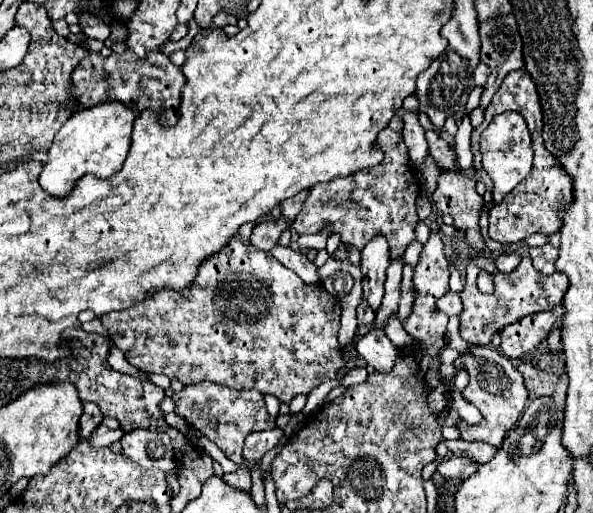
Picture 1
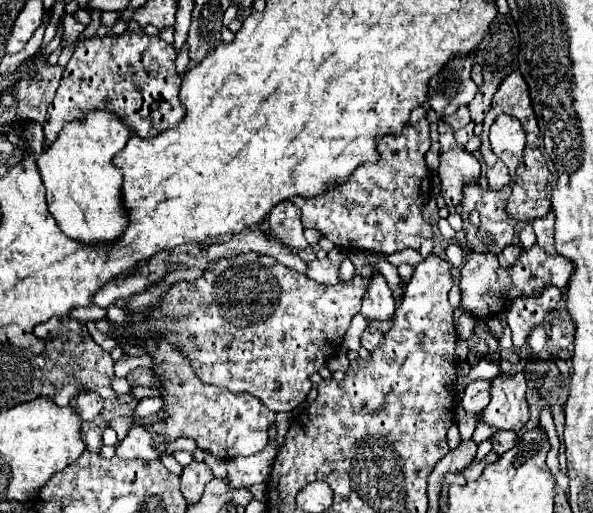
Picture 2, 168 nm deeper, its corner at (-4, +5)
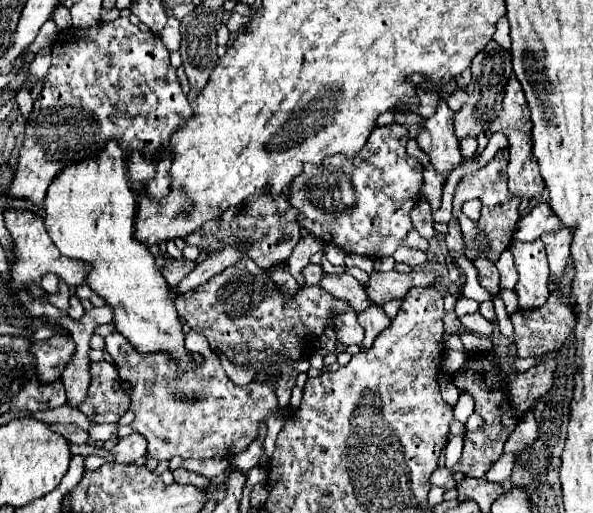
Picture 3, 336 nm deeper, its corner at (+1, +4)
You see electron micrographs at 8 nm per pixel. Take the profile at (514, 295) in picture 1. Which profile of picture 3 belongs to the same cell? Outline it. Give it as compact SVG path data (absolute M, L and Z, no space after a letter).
M561 227L559 233L545 235L545 249L547 249L547 259L549 259L549 269L553 279L561 277L567 267L571 255L569 245L571 245L571 231L567 231L567 227Z

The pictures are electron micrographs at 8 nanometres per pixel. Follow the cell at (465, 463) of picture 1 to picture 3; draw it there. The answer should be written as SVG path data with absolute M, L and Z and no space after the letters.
M513 453L501 455L491 465L491 469L485 473L485 479L487 481L493 481L493 483L499 483L499 485L505 485L509 481L509 475L511 475L511 469L513 469L513 461L515 461L515 455Z

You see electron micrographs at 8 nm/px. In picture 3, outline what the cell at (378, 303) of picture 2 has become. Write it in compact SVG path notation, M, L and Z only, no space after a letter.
M369 305L365 311L357 313L361 327L365 329L365 339L363 339L363 349L371 347L373 341L377 339L377 335L391 323L389 317L385 315L381 305Z

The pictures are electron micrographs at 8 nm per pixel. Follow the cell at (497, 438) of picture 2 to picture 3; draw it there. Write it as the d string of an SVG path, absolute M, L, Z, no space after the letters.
M535 407L531 411L525 413L525 417L521 417L517 429L509 435L507 443L505 443L505 453L517 453L521 451L523 447L531 445L535 439L537 439L537 419L535 419Z

